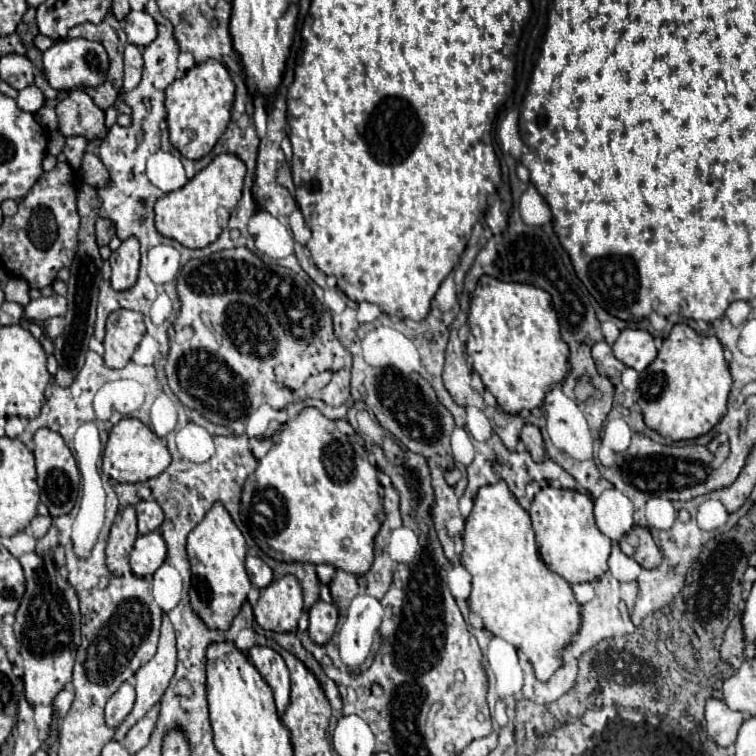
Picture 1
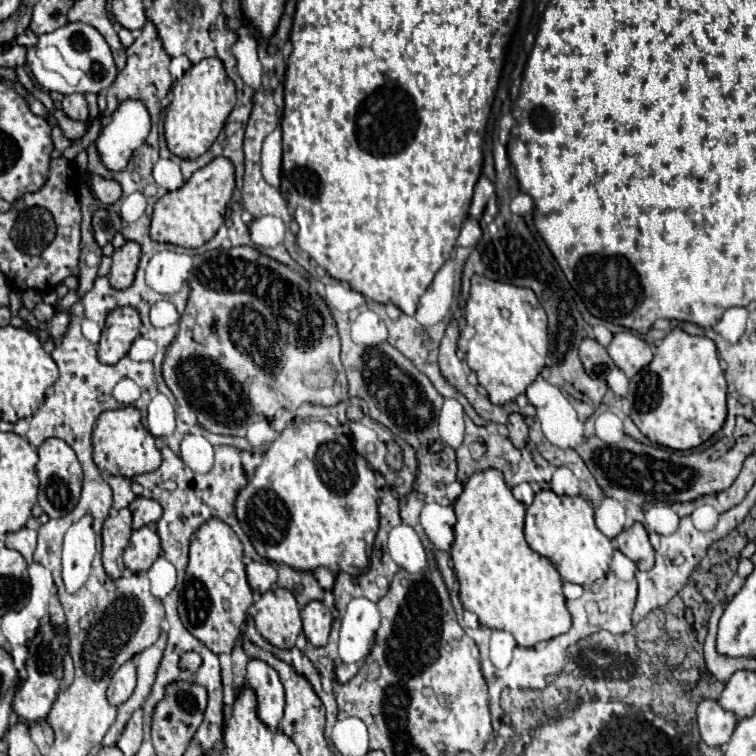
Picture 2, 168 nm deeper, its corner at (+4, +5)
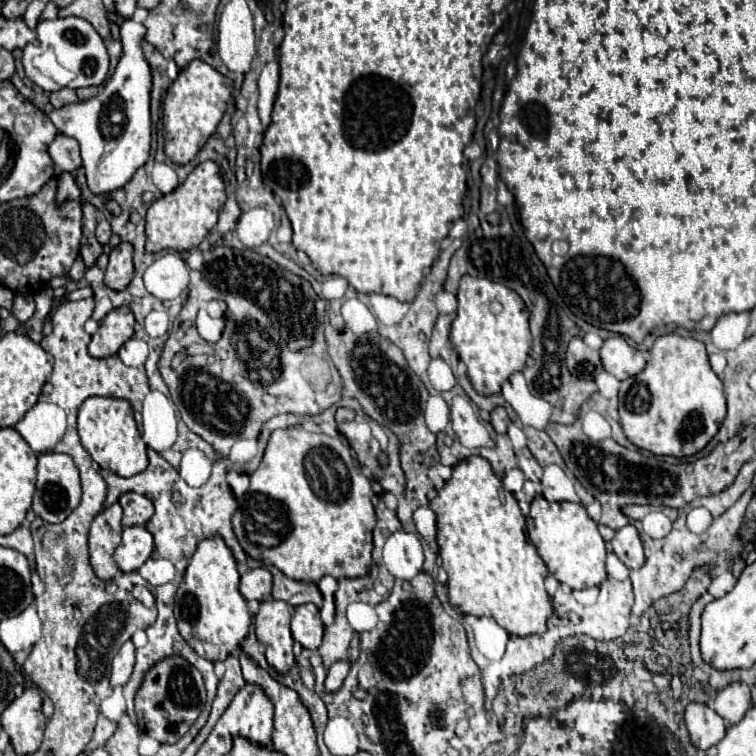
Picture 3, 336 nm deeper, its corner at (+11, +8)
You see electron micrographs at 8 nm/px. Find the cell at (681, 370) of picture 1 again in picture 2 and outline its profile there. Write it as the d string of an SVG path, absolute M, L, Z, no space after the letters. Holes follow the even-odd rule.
M673 328L657 342L649 366L631 378L627 398L633 402L631 418L637 428L651 440L673 450L689 450L703 444L715 434L725 416L727 380L719 366L715 342L707 336L691 336Z

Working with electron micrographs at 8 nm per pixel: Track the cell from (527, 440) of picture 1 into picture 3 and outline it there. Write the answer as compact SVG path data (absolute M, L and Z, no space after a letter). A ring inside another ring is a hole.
M504 407L492 409L492 411L490 411L490 423L492 423L492 427L496 429L496 433L506 433L506 427L508 427L506 409L504 409Z

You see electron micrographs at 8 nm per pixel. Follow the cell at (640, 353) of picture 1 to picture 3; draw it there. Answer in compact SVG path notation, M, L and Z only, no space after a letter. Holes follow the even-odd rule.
M614 335L604 341L600 349L600 359L604 369L612 373L618 381L634 377L646 367L644 355L638 349L630 347L620 335Z

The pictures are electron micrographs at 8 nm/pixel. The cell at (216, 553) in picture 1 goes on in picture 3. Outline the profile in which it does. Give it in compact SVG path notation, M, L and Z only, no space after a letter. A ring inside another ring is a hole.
M220 537L200 541L190 559L184 581L178 587L174 615L178 619L180 635L200 657L208 661L224 661L242 645L244 637L248 637L252 617L238 585L240 575L236 571L236 561L226 543Z

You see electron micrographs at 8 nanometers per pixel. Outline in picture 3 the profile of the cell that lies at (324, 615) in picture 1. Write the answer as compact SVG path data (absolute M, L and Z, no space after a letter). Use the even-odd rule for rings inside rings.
M304 603L294 609L292 615L292 637L304 649L318 649L322 643L324 625L320 621L320 611L312 603Z

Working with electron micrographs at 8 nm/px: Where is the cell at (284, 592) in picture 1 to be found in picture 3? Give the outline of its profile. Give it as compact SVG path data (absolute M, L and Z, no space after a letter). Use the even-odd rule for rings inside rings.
M268 599L260 603L260 611L256 613L256 637L266 647L266 661L280 675L288 673L294 665L292 655L292 633L290 633L290 605L284 601Z

